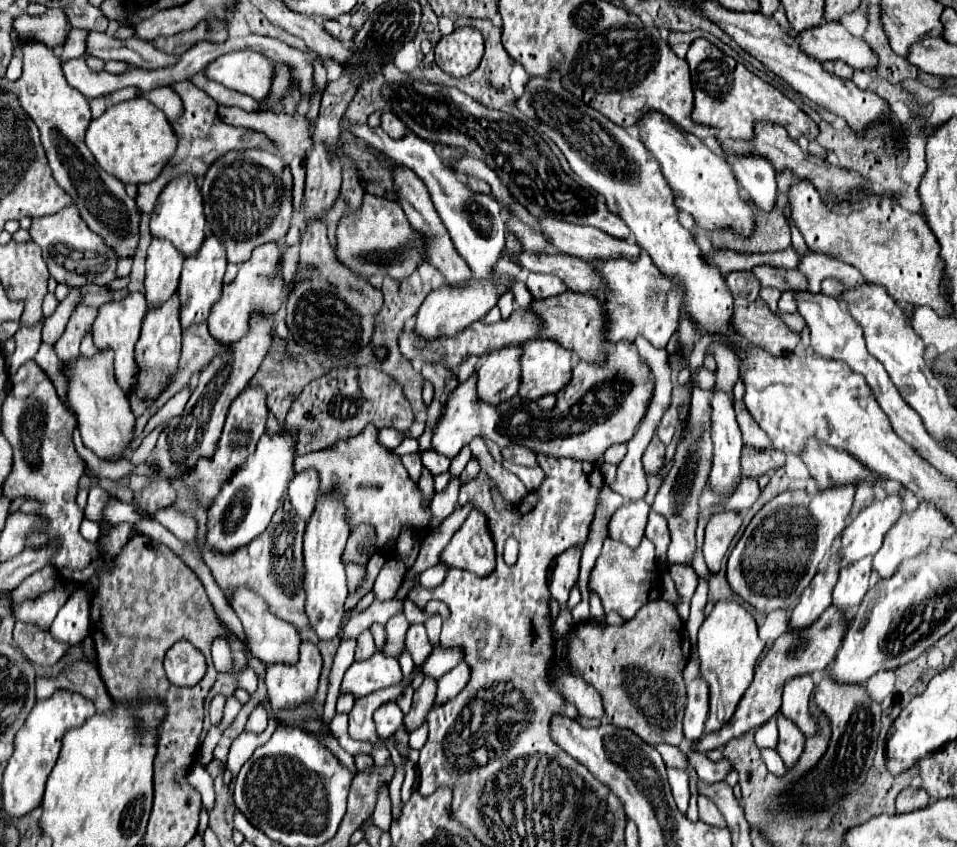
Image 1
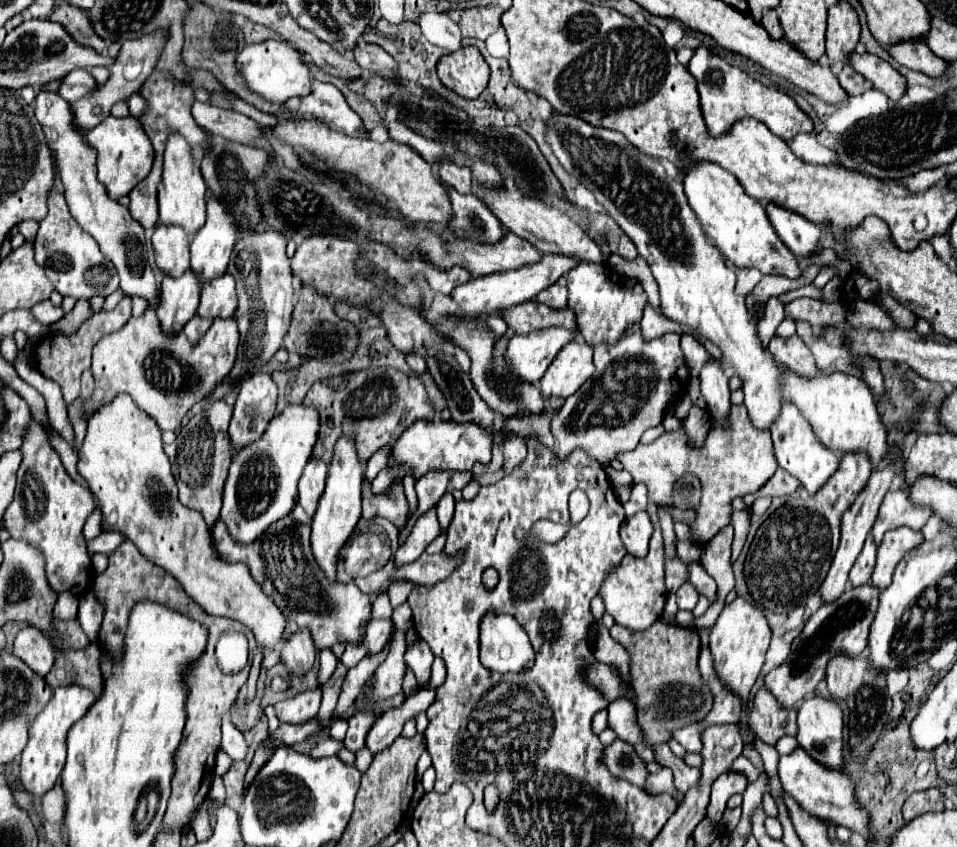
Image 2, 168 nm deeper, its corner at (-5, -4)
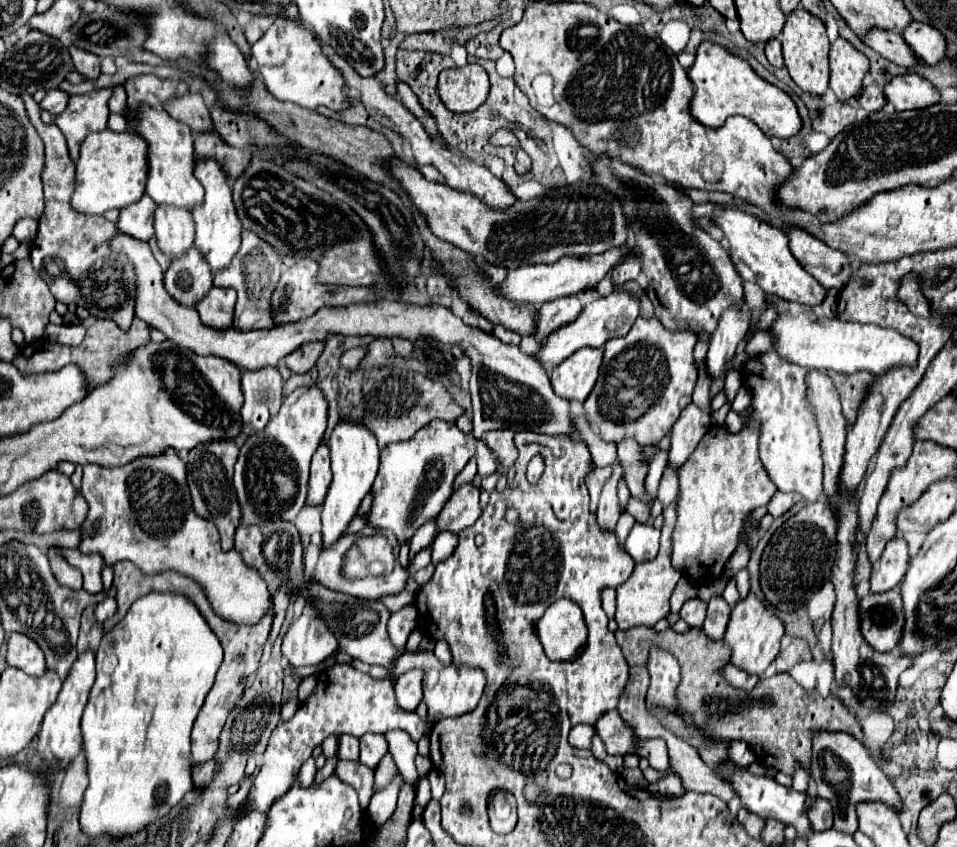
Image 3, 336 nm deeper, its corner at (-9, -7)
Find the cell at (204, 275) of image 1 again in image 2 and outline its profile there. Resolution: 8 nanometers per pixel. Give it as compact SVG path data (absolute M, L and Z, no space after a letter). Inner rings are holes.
M207 192L207 222L193 236L191 242L191 268L197 274L197 278L201 278L201 284L225 274L235 242L237 242L237 226L231 214L227 214L225 204L221 200L217 200L211 192Z

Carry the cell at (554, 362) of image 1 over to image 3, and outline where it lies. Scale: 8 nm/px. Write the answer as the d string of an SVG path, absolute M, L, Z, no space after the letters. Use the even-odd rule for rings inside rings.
M579 349L553 369L553 391L559 397L583 403L597 381L601 359L603 349Z

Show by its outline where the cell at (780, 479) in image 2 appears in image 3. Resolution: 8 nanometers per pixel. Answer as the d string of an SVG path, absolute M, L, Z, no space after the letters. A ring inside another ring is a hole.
M777 491L773 495L773 499L771 499L771 503L767 505L767 511L773 517L779 517L779 515L783 515L795 503L797 503L797 495L795 493L781 493L781 491Z

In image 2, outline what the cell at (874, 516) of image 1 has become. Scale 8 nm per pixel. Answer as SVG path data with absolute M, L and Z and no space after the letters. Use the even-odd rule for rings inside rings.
M889 490L885 500L881 502L879 516L873 524L871 534L875 536L875 542L881 544L881 538L887 530L907 526L919 532L931 516L933 516L933 510L929 506L913 504L909 494L905 494L905 490Z

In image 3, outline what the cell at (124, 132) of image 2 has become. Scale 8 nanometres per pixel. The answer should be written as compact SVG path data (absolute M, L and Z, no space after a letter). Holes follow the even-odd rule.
M103 129L101 133L91 133L83 145L77 161L77 179L75 193L71 197L73 209L89 215L103 215L109 209L123 209L131 203L139 201L141 193L145 193L145 141L137 137L133 131L113 133L111 129Z

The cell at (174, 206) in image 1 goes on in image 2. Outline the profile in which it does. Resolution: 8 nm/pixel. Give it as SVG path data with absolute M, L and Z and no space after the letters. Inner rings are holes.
M171 132L165 142L163 178L157 188L159 222L181 226L189 236L197 234L197 230L205 224L205 192L207 192L207 186L203 182L199 168L193 162L191 148L189 148L187 140L179 132Z

